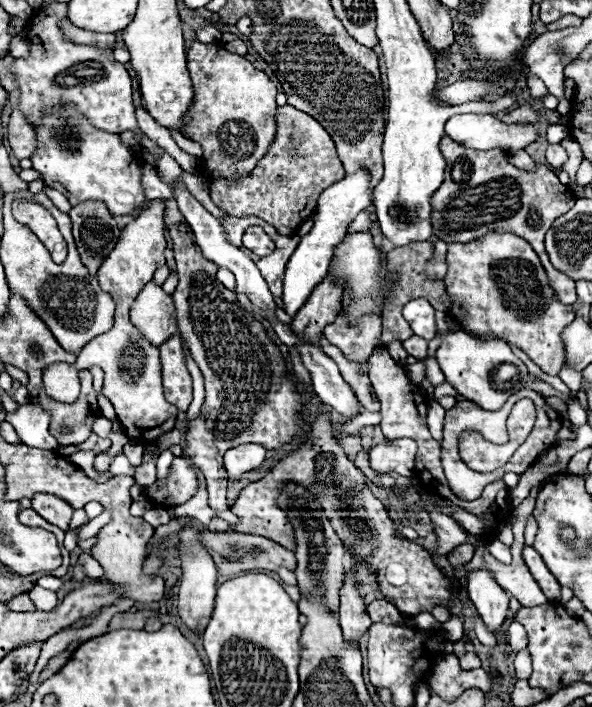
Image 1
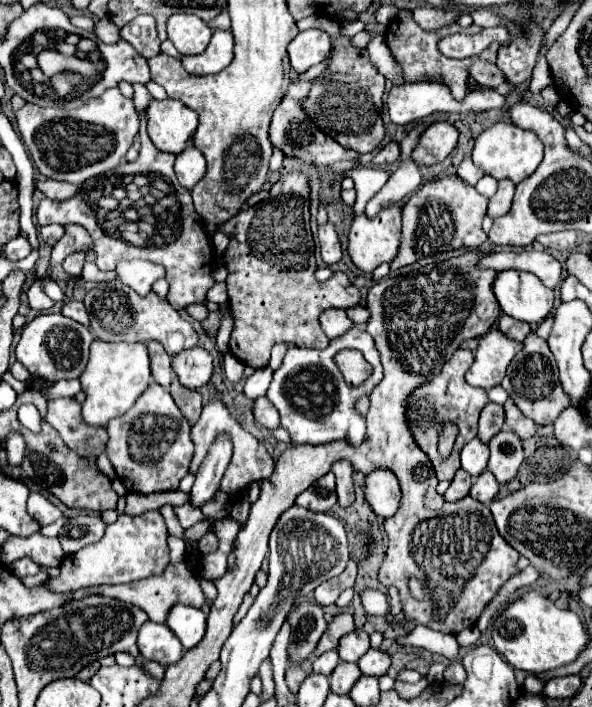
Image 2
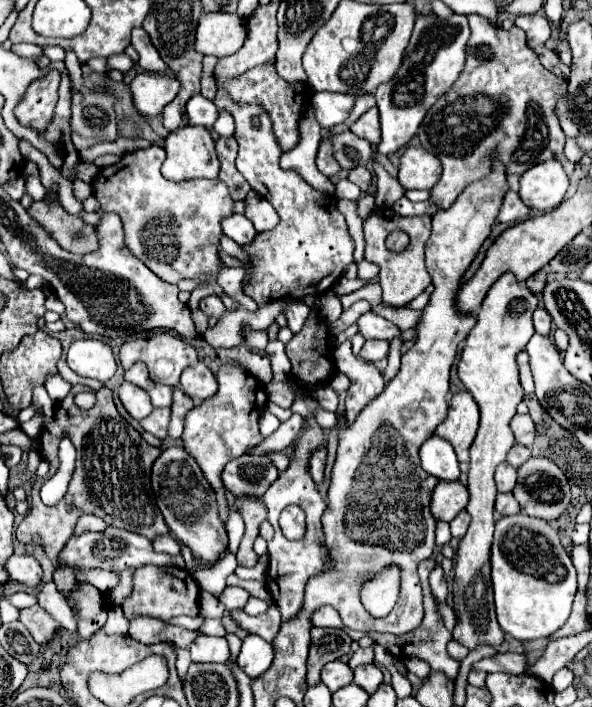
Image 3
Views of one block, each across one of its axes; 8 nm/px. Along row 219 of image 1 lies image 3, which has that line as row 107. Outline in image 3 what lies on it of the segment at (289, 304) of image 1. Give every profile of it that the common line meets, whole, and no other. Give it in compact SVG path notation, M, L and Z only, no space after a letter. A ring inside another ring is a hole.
M316 92L312 102L318 124L324 130L344 124L354 108L354 100L356 94L352 92Z

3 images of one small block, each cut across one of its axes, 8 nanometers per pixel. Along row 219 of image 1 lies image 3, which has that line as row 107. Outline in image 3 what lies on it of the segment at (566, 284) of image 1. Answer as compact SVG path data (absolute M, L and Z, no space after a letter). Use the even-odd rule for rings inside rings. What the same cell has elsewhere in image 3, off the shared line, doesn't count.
M468 16L470 22L470 40L466 46L466 64L464 70L460 74L460 78L456 80L456 84L452 84L452 88L442 96L442 100L446 104L440 104L440 100L432 106L432 112L428 112L428 116L424 118L424 124L420 124L420 144L432 152L434 156L440 158L444 172L440 182L432 188L432 200L440 206L440 208L448 208L454 204L456 196L472 182L488 176L492 172L492 164L494 160L498 160L500 164L504 164L506 174L522 174L528 168L532 168L538 162L544 160L560 160L564 164L564 168L568 172L572 172L572 168L568 166L568 158L564 156L564 130L558 122L558 116L554 112L558 100L562 96L566 96L566 80L554 76L552 72L548 72L534 50L528 48L526 44L526 36L520 28L512 26L510 30L504 28L494 28L486 18L482 16Z

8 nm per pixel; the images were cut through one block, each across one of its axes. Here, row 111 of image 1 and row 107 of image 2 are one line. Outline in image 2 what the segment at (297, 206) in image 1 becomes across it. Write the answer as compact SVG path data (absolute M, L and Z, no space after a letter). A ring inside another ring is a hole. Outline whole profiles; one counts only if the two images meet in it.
M292 80L288 94L284 96L284 100L280 102L280 106L276 108L274 116L272 116L272 124L270 124L270 140L274 146L282 148L282 152L286 156L292 158L300 158L304 162L314 162L316 166L330 166L338 160L348 160L348 158L356 158L358 154L354 150L348 150L344 146L340 146L336 140L332 140L330 136L324 136L304 114L304 110L300 108L300 100L304 96L308 96L312 82L300 82L300 80Z

